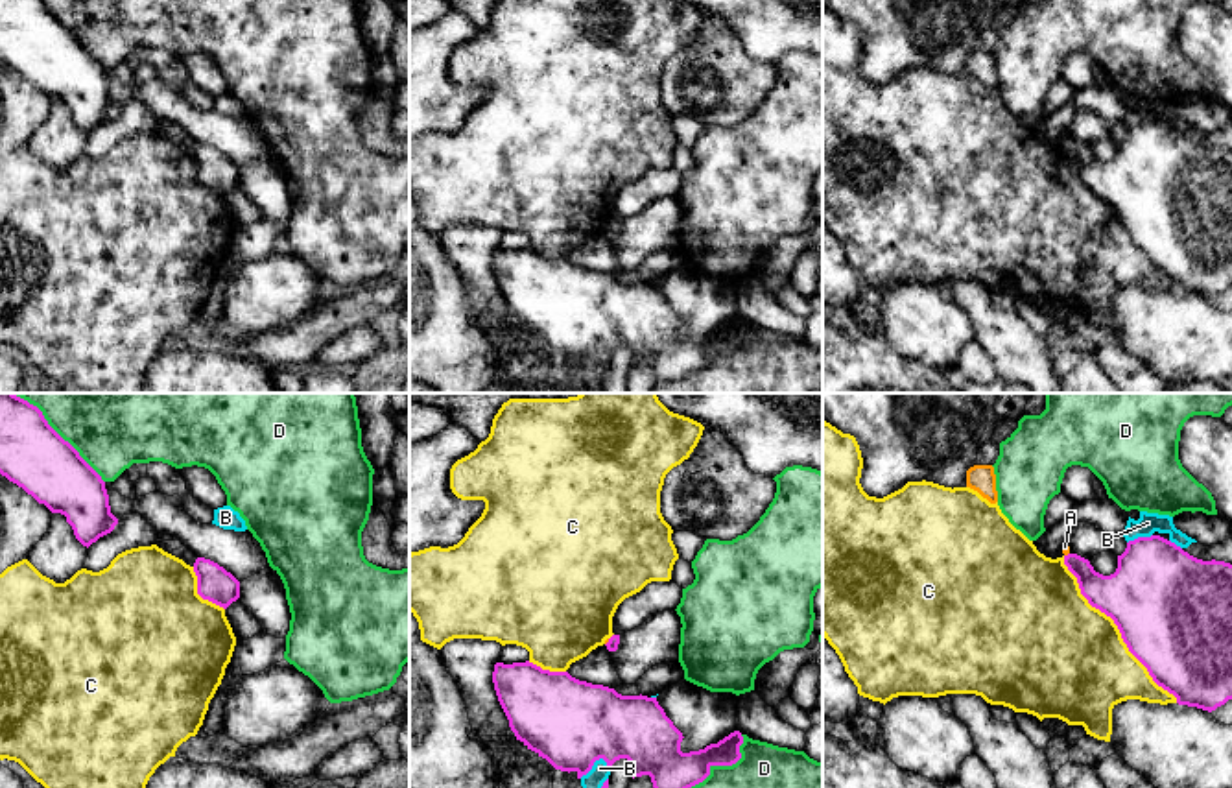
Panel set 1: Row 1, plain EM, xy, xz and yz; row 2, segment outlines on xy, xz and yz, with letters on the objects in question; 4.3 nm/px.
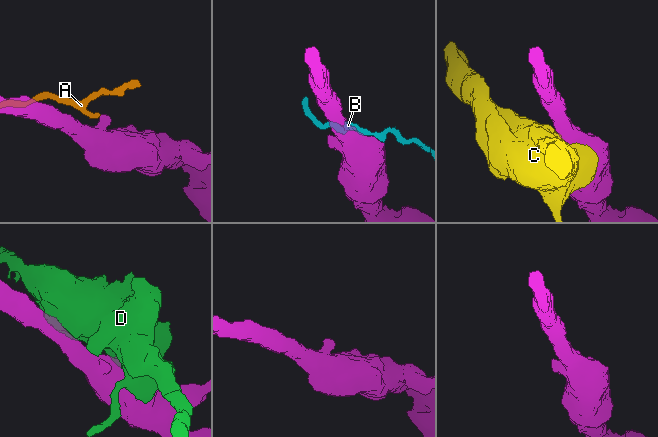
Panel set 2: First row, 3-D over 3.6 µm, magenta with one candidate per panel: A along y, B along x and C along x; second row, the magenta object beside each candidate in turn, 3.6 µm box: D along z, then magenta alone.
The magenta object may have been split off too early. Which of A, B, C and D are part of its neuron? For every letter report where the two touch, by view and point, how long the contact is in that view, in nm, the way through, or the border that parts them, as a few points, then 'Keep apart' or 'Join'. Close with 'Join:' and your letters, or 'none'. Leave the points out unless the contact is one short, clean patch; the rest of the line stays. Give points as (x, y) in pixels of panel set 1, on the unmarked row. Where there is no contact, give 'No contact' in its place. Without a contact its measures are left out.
A: Touches magenta at xz (607, 229). Shared border 40 nm. Boundary: xz (609, 226), (605, 231). Keep apart
B: Touches magenta at xz (592, 351). Shared border 140 nm. Keep apart
C: Touches magenta at yz (1118, 214). Shared border 800 nm. Keep apart
D: Touches magenta at xz (709, 358). Shared border 460 nm. Keep apart
Join: none

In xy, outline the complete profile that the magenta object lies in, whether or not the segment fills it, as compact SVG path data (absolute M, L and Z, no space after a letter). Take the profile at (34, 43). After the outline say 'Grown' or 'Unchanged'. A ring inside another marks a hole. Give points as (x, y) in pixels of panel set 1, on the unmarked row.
M0 0L0 61L65 101L87 135L118 111L101 63L42 0Z. Unchanged

